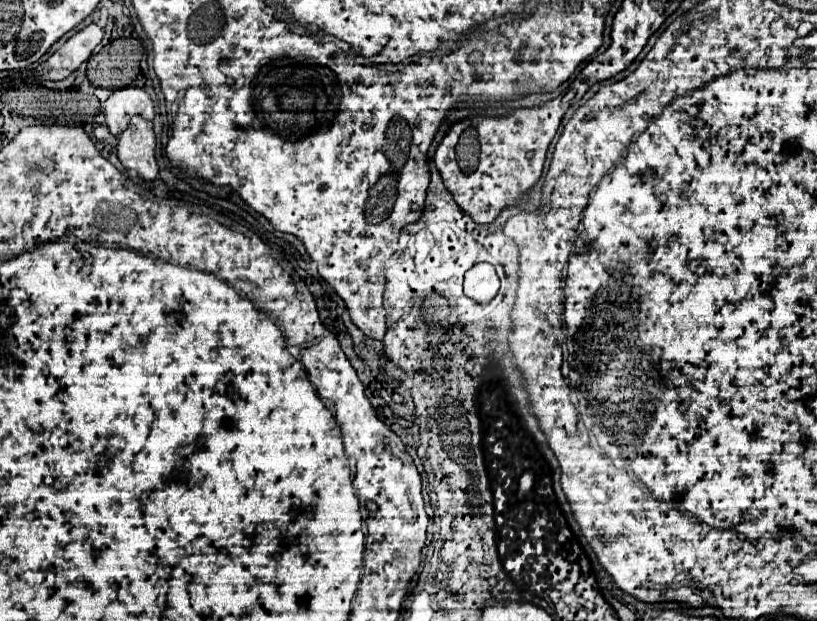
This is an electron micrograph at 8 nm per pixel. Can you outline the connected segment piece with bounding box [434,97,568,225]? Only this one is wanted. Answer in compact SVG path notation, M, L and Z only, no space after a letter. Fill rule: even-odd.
M562 97L532 109L518 109L508 117L480 117L472 119L468 125L466 121L456 123L442 143L436 149L436 167L440 171L440 177L444 181L444 187L452 193L456 205L468 213L476 223L488 225L492 223L498 213L506 207L514 207L522 201L522 197L538 183L542 175L542 165L546 159L546 151L550 141L554 139L560 121L564 117L564 111L568 105L560 103ZM466 127L476 127L480 133L480 165L472 175L464 175L458 169L454 147L458 143L458 137Z

